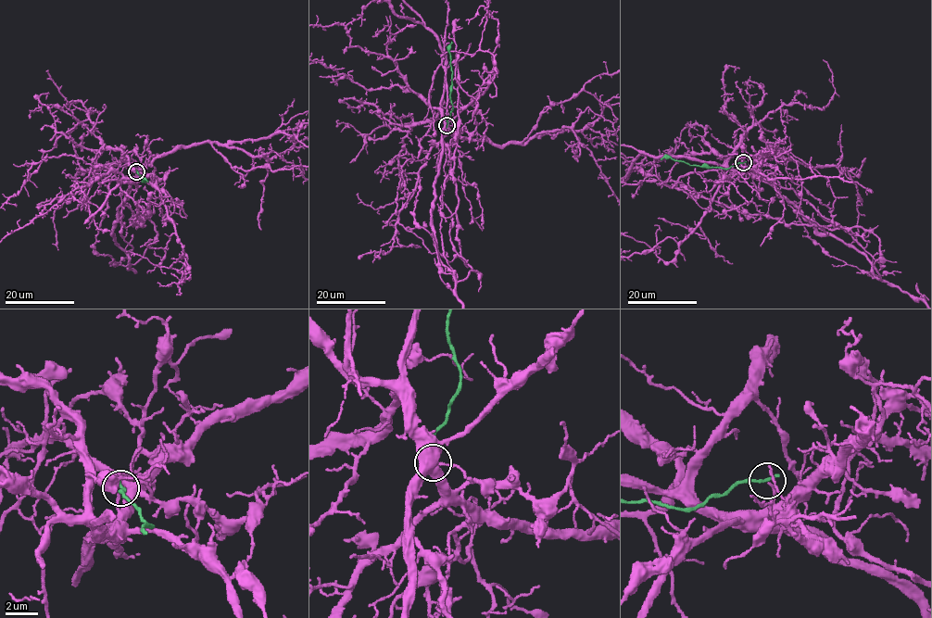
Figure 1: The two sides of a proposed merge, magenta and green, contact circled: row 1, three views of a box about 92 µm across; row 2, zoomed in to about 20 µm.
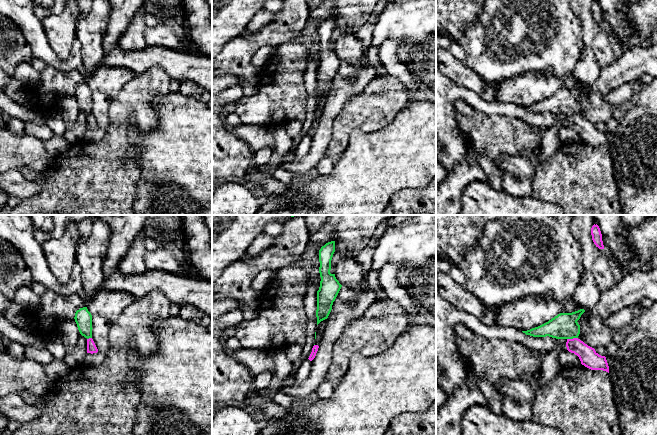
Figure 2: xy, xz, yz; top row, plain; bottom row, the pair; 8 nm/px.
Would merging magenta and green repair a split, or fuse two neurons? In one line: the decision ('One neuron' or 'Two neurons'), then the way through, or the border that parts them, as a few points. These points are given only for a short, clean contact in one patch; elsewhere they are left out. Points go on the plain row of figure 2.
Two neurons. Boundary: yz (577, 113), (567, 115)

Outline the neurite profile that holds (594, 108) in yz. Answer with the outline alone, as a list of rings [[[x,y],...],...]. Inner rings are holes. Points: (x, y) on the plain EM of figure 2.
[[[657,44],[626,48],[618,59],[603,68],[600,78],[585,86],[577,97],[580,101],[578,115],[594,125],[607,123],[618,114],[606,100],[609,91],[637,82],[643,74],[657,78]]]

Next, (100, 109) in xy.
[[[92,91],[92,115],[98,128],[106,130],[109,125],[109,105],[111,99],[100,91]]]

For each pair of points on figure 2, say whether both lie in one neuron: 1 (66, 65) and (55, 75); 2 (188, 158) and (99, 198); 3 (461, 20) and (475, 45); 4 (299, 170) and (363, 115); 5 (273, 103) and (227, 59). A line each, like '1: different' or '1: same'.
1: different
2: different
3: different
4: different
5: different

